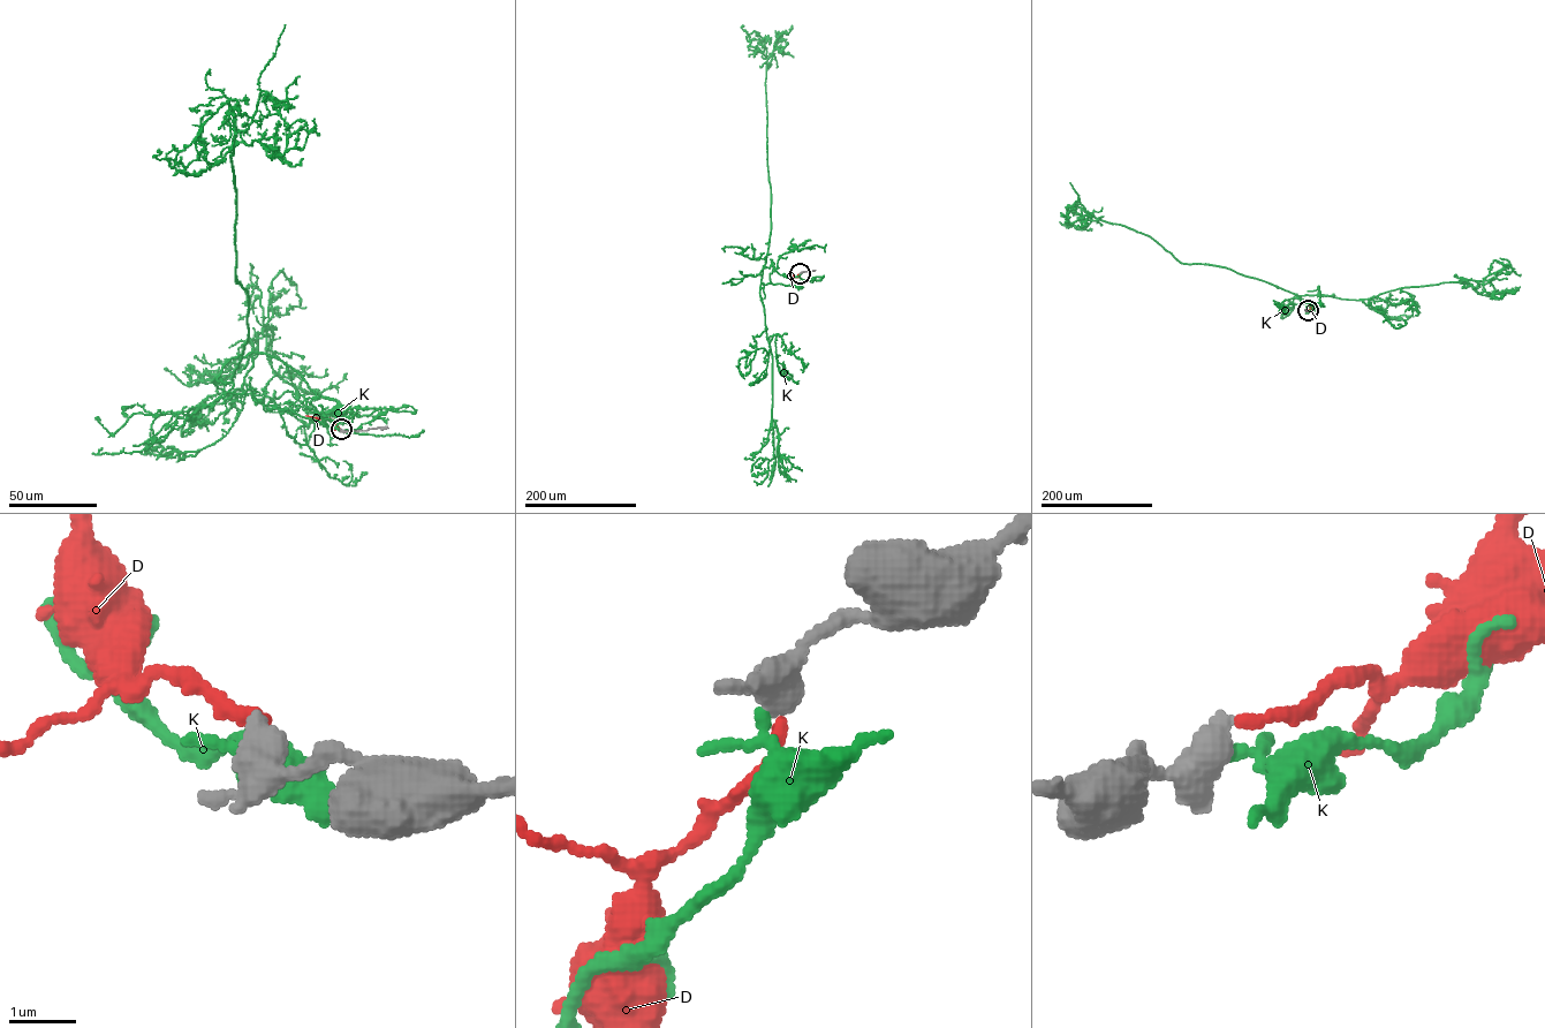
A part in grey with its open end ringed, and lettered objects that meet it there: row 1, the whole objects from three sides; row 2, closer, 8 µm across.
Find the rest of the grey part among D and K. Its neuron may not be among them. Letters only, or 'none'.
D

